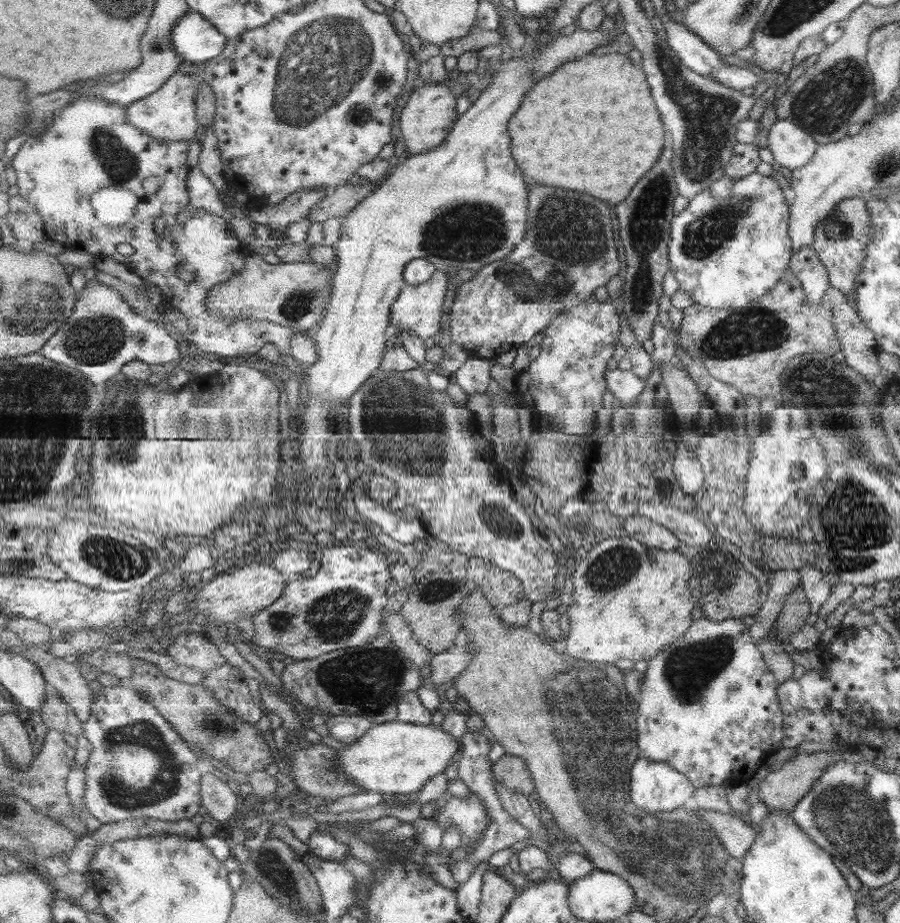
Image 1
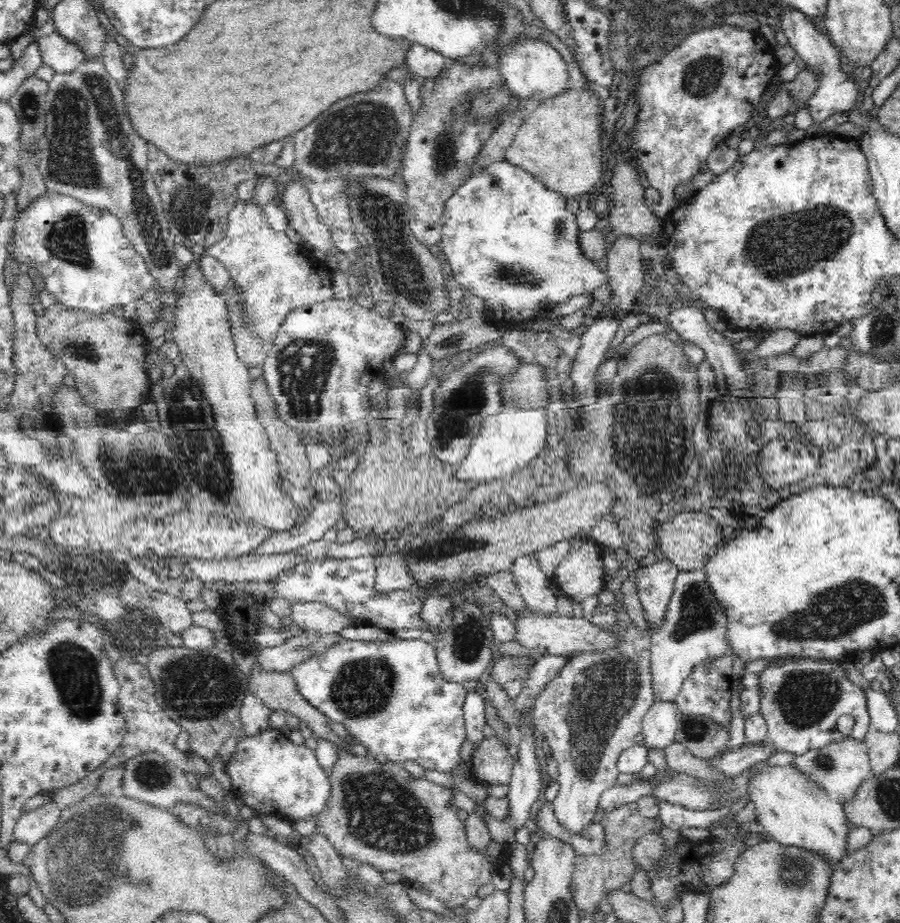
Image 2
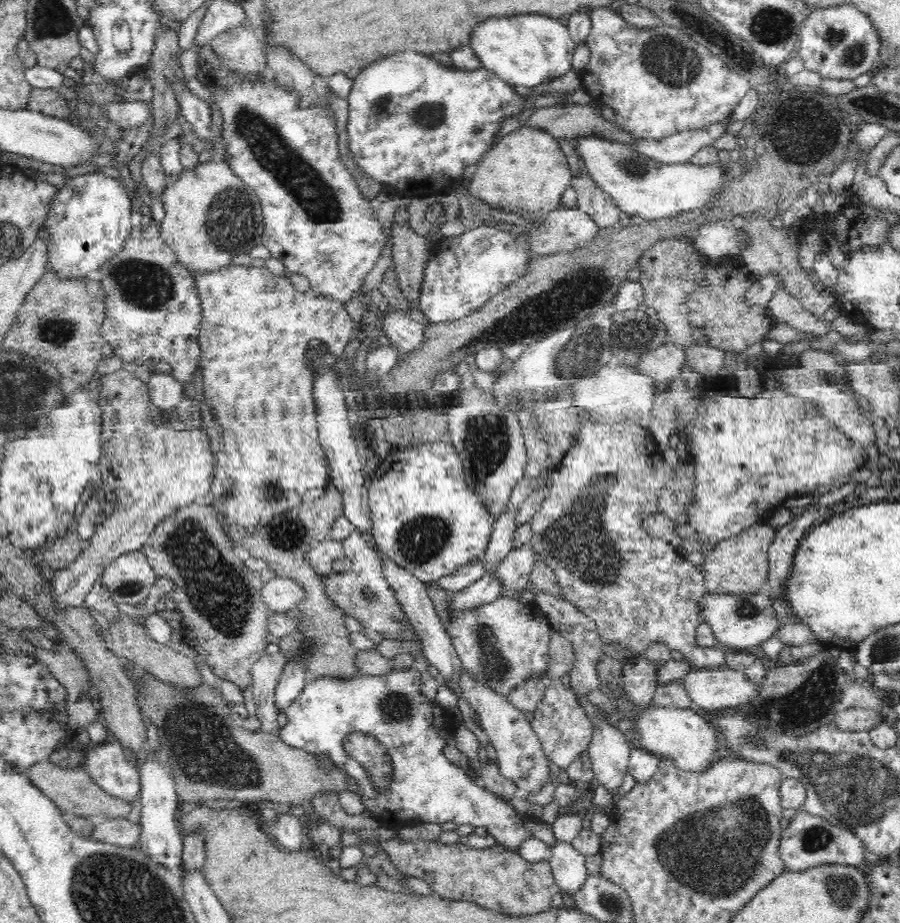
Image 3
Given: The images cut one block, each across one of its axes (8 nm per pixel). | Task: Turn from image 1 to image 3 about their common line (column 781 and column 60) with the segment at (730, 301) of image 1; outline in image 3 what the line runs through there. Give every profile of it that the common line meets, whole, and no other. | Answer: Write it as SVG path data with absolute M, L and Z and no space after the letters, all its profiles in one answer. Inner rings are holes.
M103 172L88 173L66 179L66 187L58 190L52 208L48 212L48 271L56 271L62 277L94 277L99 266L105 260L113 257L122 248L124 241L130 237L130 209L131 201L128 197L122 179L105 176Z

